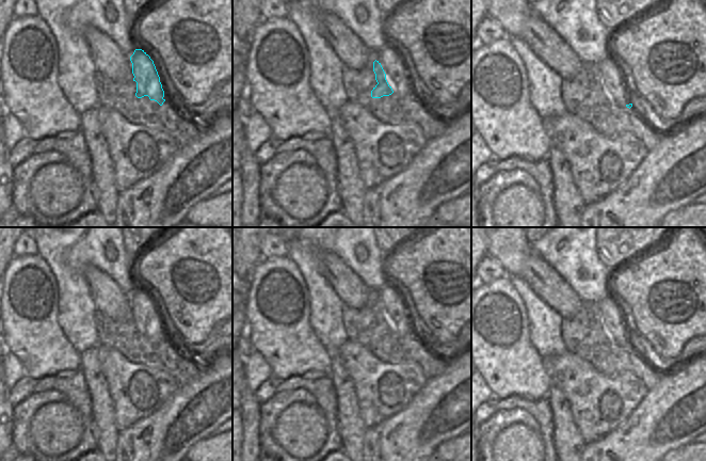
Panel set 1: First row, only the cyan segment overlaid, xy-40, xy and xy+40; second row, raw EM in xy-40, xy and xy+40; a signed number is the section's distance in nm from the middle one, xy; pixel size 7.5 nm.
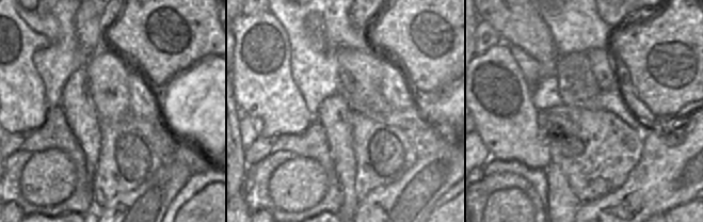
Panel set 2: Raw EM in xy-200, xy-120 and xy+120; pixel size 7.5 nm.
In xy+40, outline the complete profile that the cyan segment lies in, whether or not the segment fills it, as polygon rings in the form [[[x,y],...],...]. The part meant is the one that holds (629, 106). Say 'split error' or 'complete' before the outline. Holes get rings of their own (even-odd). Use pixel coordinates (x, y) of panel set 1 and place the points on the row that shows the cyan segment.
split error; [[[611,50],[607,52],[606,59],[599,63],[599,69],[601,71],[604,86],[608,94],[619,104],[622,109],[630,109],[632,104],[626,104],[629,100],[629,97],[623,80],[623,74]]]

